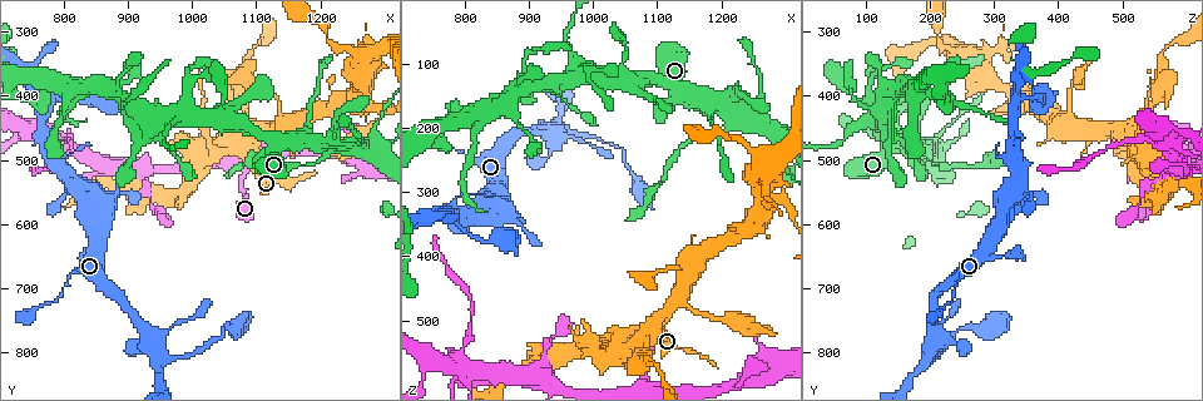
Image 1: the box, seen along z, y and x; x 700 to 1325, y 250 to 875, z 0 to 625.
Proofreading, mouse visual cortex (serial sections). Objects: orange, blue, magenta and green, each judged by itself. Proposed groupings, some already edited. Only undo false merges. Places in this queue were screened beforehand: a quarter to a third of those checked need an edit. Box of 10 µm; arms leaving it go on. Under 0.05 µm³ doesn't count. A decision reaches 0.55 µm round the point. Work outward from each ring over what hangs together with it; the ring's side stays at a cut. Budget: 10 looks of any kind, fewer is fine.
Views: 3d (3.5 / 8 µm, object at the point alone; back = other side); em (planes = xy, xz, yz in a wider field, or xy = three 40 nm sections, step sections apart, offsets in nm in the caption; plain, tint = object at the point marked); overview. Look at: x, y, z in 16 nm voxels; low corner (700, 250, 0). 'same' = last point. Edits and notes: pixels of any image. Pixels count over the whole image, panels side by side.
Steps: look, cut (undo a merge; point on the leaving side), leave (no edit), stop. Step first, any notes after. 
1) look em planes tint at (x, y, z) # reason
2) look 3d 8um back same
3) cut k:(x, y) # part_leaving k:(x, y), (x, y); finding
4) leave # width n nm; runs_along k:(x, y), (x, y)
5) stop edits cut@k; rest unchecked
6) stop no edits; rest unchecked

look 3d 3.5um at (1175, 510, 210) # thin neck

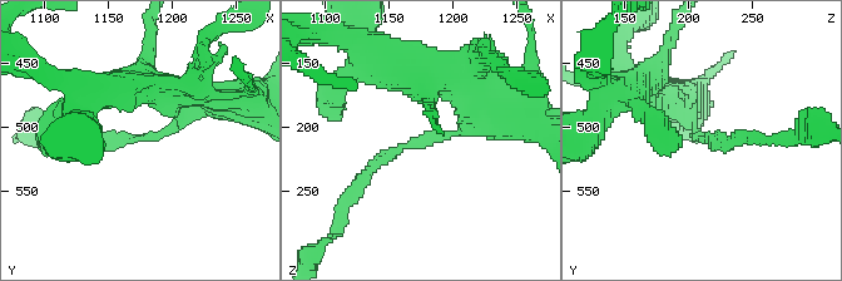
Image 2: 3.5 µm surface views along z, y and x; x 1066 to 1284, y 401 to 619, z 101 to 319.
look em xy step 1 tint at (1170, 510, 210) # arm_widths 150, 200 nm

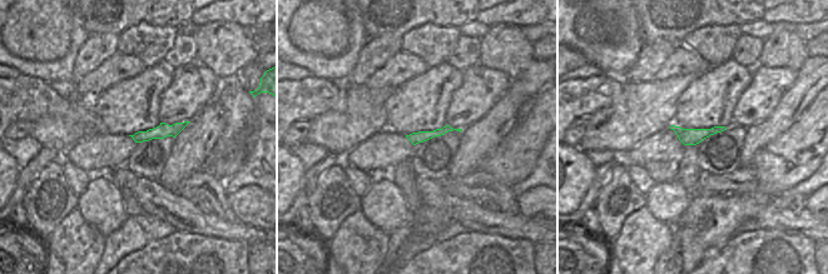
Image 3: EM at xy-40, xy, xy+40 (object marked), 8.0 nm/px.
leave # runs_along 3:(181, 125), (173, 130), (137, 138); all the same cell

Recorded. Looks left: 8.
look 3d 8um at (1085, 475, 520)

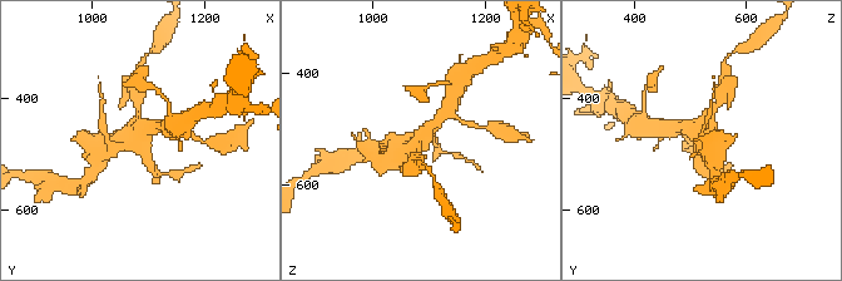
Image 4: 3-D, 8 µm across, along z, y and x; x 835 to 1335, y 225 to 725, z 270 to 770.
look em xy step 2 tint same # arms 4; arm_widths 200, 200, 350, 500 nm

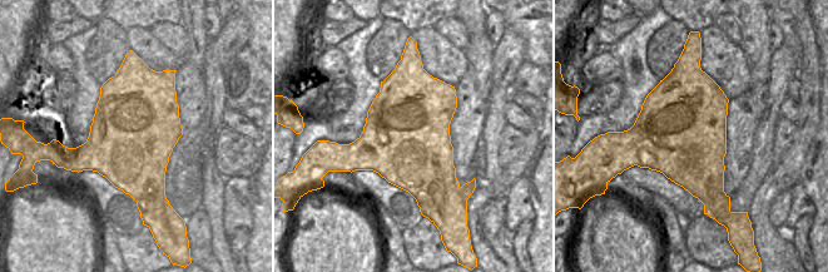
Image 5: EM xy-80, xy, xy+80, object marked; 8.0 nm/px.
leave # one cell here

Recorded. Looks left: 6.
look 3d 3.5um at (920, 510, 585)

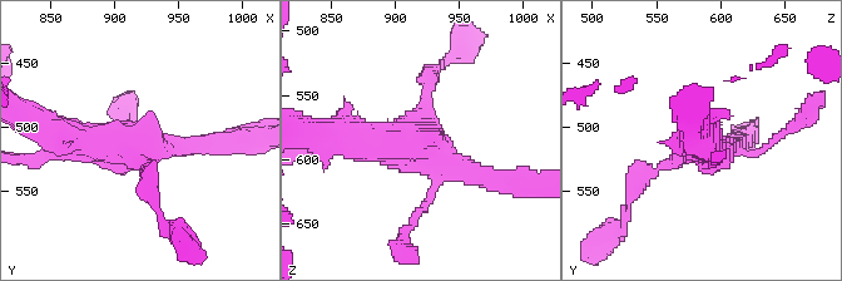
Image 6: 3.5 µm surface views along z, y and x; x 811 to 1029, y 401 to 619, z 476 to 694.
look em xy step 2 tint at (916, 514, 586) # arms 3; arm_widths 150, 250, 500 nm

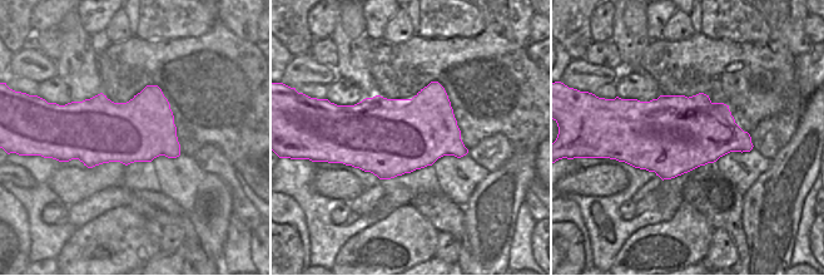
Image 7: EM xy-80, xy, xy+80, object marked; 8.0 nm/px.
leave # one cell here

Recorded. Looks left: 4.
look 3d 3.5um back at (790, 470, 565) # small branch off a trunk

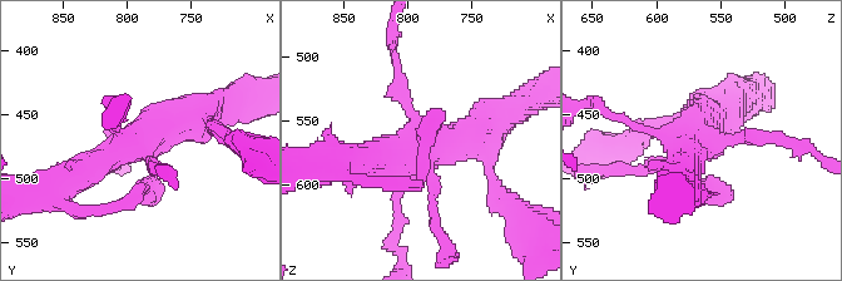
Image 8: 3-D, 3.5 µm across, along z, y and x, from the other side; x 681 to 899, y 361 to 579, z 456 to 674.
cut 8:(773, 137) # part_leaving 8:(732, 137), (796, 141), (822, 159); a second cell is stuck on

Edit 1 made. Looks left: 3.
stop edits cut@8; rest unchecked

